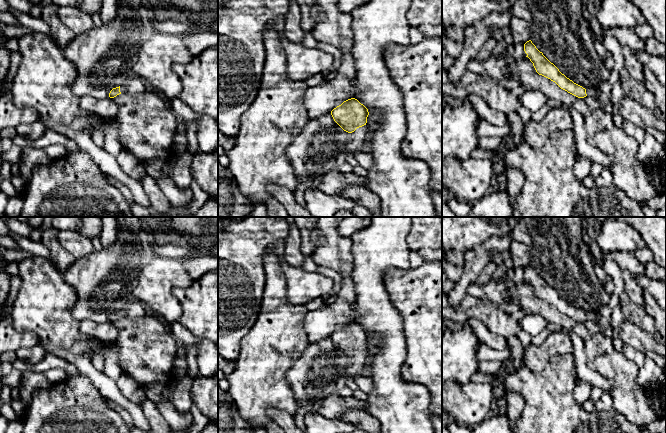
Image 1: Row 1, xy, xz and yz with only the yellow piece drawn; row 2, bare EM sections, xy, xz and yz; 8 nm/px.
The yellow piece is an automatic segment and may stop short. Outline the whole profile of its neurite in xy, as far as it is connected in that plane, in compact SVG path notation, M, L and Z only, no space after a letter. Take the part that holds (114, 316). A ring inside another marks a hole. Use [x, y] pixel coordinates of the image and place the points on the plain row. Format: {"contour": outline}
{"contour": "M129 301L121 310L113 312L109 317L109 321L114 322L119 318L124 317L142 317L145 314L146 309L144 305L138 301Z"}

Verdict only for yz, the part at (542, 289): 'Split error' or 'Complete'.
Split error

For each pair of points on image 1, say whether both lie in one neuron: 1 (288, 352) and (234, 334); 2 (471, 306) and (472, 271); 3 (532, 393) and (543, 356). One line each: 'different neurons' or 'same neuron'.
1: different neurons
2: different neurons
3: different neurons

